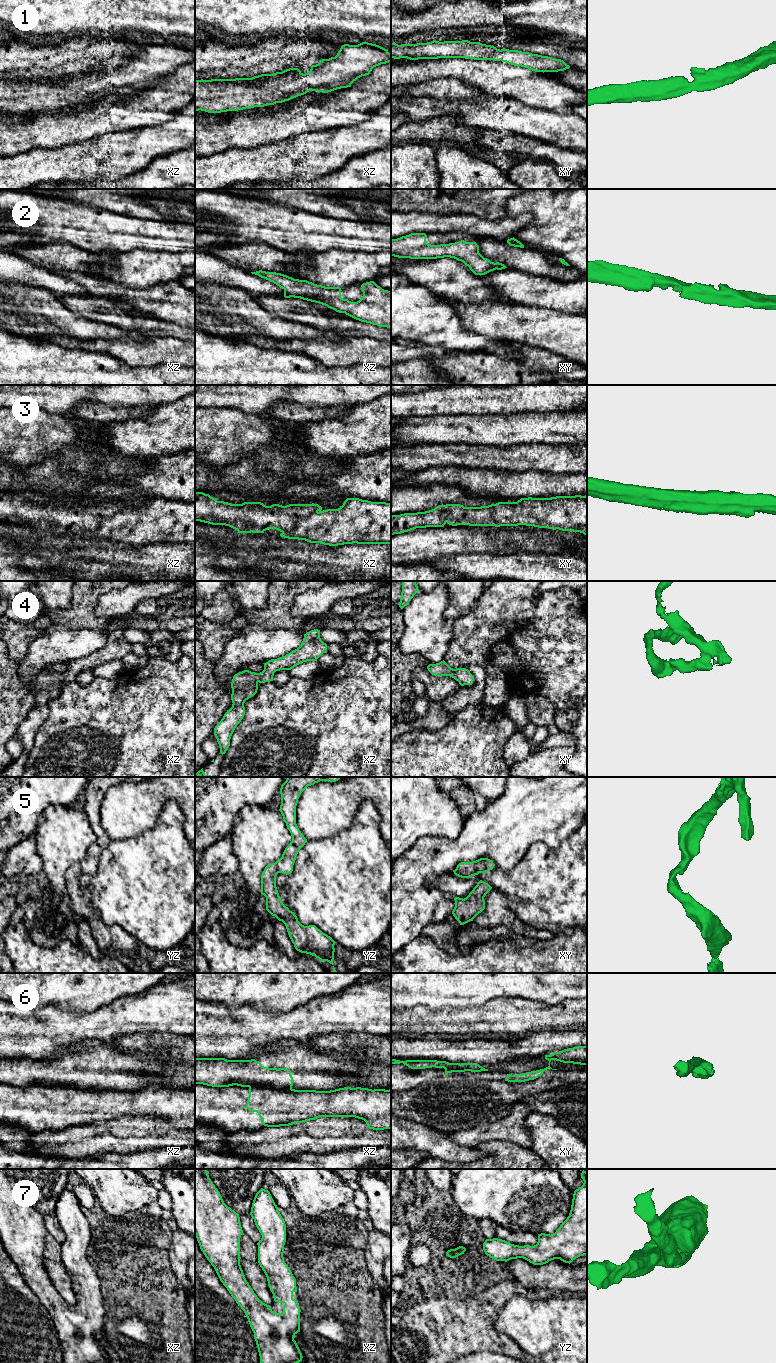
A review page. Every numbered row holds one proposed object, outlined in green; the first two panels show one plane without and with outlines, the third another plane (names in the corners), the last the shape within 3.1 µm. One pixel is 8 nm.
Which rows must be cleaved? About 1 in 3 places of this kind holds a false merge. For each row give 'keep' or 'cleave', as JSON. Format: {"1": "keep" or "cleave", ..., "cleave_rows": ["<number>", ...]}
{"1": "keep", "2": "keep", "3": "keep", "4": "keep", "5": "keep", "6": "cleave", "7": "keep", "cleave_rows": ["6"]}

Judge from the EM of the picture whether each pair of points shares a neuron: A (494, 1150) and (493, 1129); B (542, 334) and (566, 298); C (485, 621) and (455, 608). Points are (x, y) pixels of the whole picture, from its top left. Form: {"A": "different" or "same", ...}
{"A": "different", "B": "different", "C": "different"}

